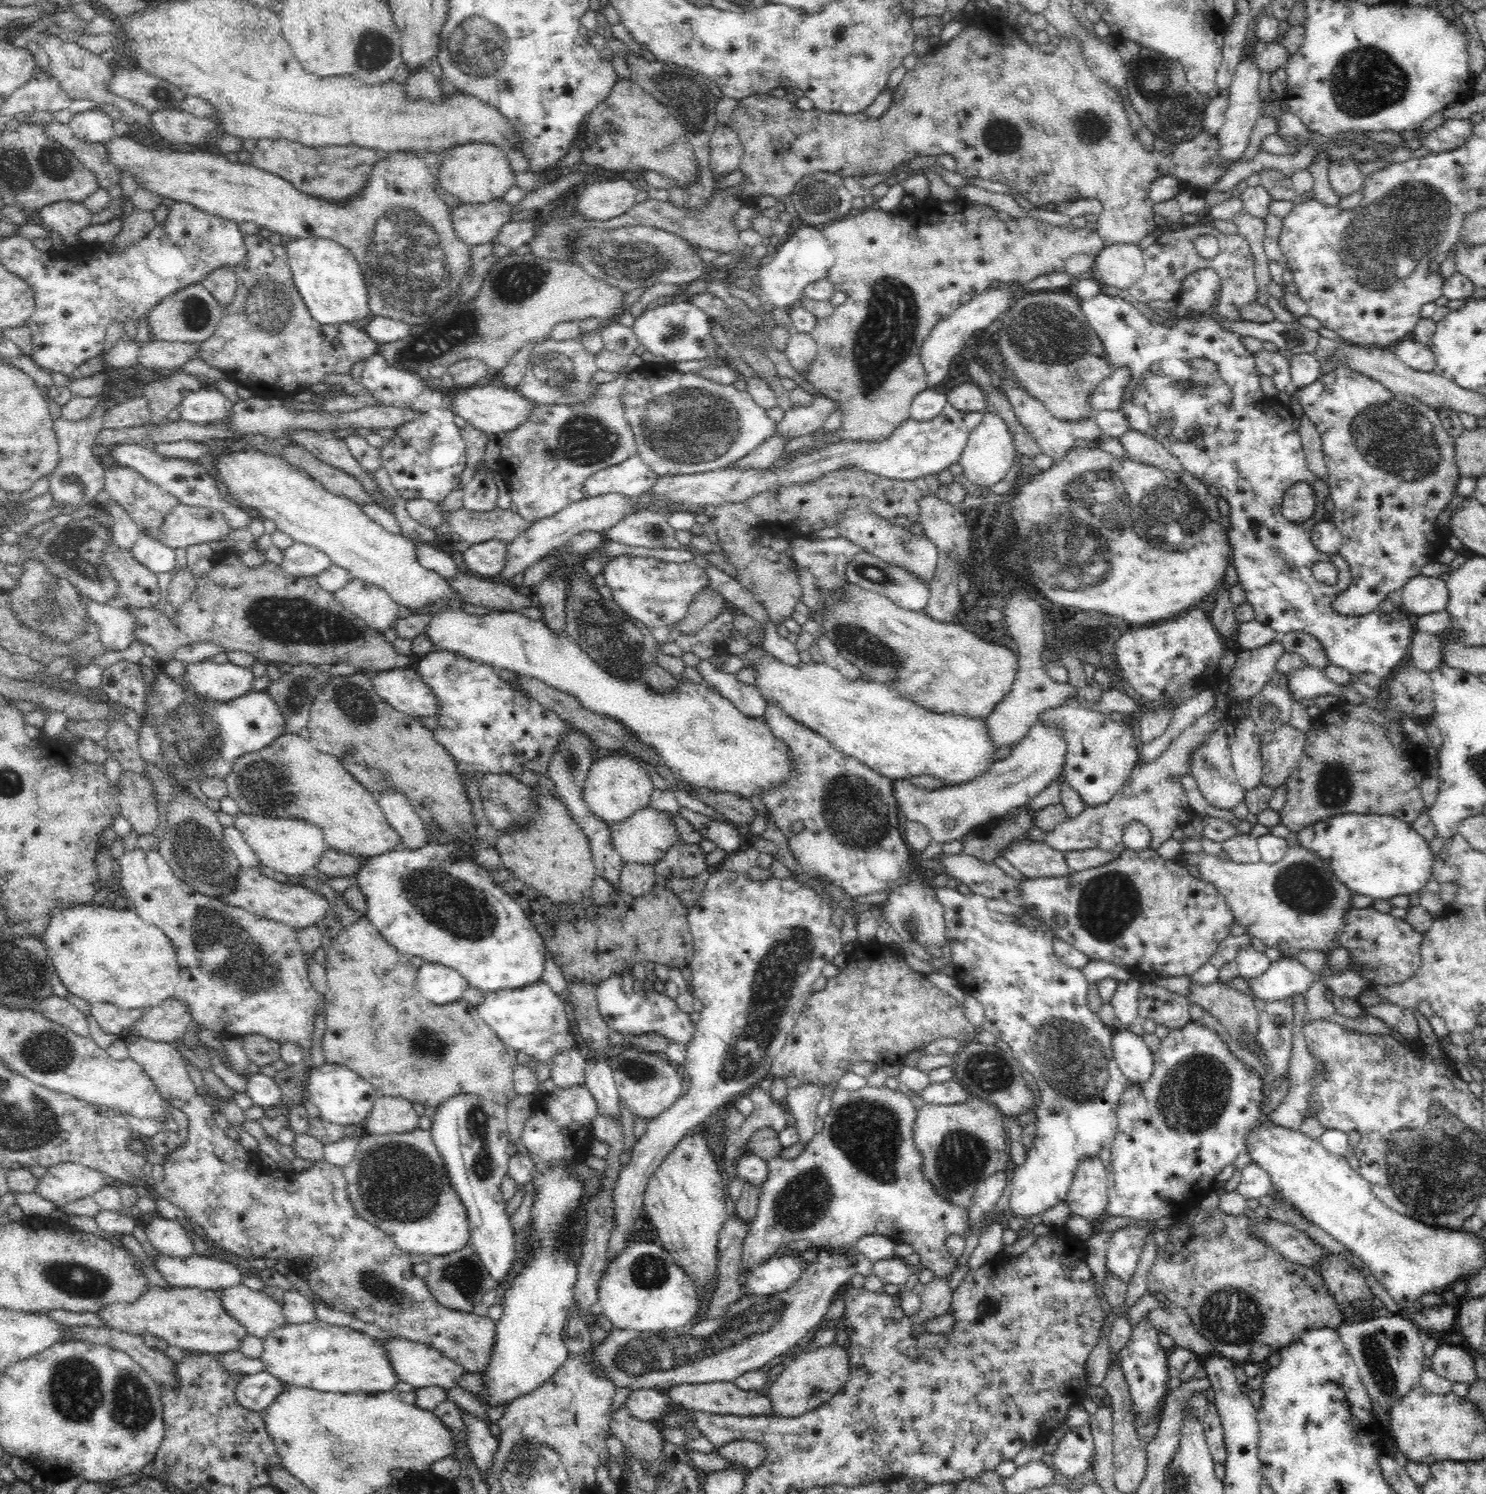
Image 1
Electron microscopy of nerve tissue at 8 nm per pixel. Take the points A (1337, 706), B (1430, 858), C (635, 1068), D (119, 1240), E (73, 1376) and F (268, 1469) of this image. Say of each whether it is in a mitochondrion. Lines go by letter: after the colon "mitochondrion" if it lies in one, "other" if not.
A: other
B: other
C: mitochondrion
D: other
E: mitochondrion
F: other

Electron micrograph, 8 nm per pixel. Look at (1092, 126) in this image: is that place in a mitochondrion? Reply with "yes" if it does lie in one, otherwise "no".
yes

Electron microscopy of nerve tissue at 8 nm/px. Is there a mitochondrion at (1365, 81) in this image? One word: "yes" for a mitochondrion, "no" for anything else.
yes

